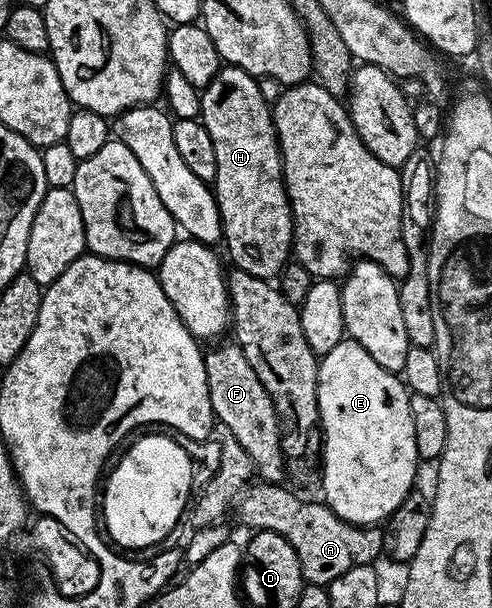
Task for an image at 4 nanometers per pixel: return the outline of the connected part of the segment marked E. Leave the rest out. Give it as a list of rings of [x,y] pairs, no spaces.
[[[343,337],[340,345],[332,349],[324,356],[321,356],[318,365],[318,412],[320,413],[320,423],[322,424],[322,457],[320,460],[320,488],[326,496],[324,502],[330,510],[334,511],[344,521],[357,523],[359,525],[378,525],[389,519],[390,514],[397,509],[400,501],[408,497],[410,492],[415,490],[414,478],[418,475],[420,460],[416,449],[416,429],[412,429],[412,409],[410,408],[411,392],[405,382],[395,372],[384,369],[372,361],[372,353],[364,349],[354,339]]]

